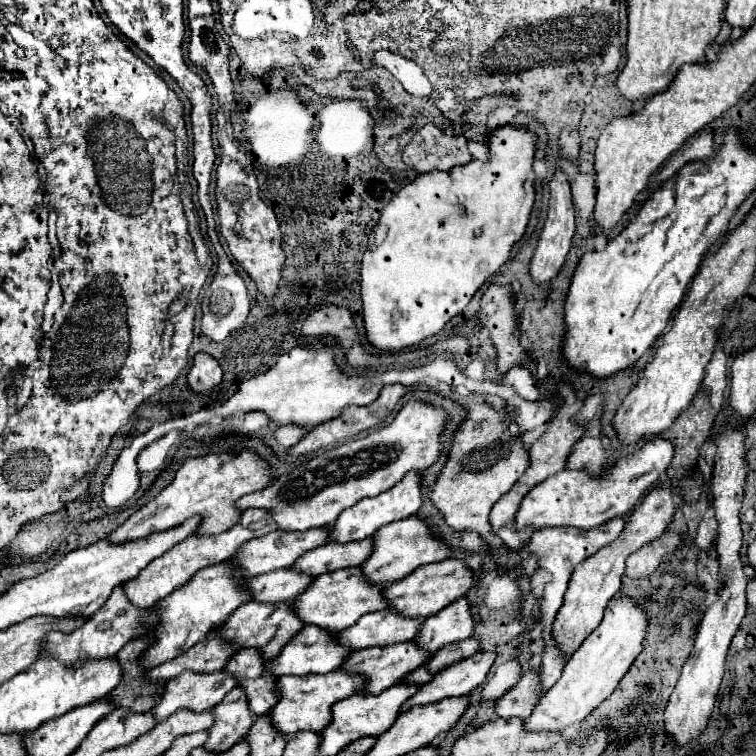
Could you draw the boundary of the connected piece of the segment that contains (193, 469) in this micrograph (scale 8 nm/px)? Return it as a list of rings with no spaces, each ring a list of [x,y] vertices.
[[[224,452],[224,454],[188,458],[176,472],[176,478],[156,498],[152,498],[138,512],[134,512],[122,526],[110,532],[106,540],[110,544],[126,544],[142,540],[154,532],[176,528],[192,516],[202,518],[194,536],[214,536],[218,532],[224,532],[226,528],[230,528],[230,524],[234,524],[234,520],[238,520],[240,512],[234,512],[234,502],[244,494],[266,488],[270,480],[272,480],[270,470],[256,454],[250,452],[238,452],[238,454]]]

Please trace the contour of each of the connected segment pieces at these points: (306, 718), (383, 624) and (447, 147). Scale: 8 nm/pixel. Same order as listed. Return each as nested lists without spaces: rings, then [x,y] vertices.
[[[338,670],[330,674],[310,674],[300,678],[280,676],[274,686],[278,702],[270,710],[270,722],[284,736],[296,734],[300,730],[320,732],[330,722],[330,706],[338,700],[344,700],[346,696],[352,696],[354,692],[358,692],[358,688],[362,688],[362,680],[358,680],[358,676],[346,676],[346,672]]]
[[[370,612],[364,614],[354,626],[346,628],[336,636],[336,642],[350,650],[366,650],[376,646],[390,646],[398,642],[408,642],[414,636],[414,628],[418,628],[422,620],[398,620],[398,616],[390,616],[390,612]]]
[[[422,126],[402,152],[402,160],[416,172],[450,170],[472,160],[464,136],[448,136],[438,126]]]

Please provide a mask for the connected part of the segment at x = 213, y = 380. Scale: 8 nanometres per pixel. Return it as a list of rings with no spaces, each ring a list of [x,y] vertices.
[[[204,352],[194,356],[194,366],[188,372],[188,388],[194,394],[204,394],[222,382],[222,368],[220,364]]]

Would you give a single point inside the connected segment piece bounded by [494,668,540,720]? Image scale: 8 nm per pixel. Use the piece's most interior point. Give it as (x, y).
(518, 702)

